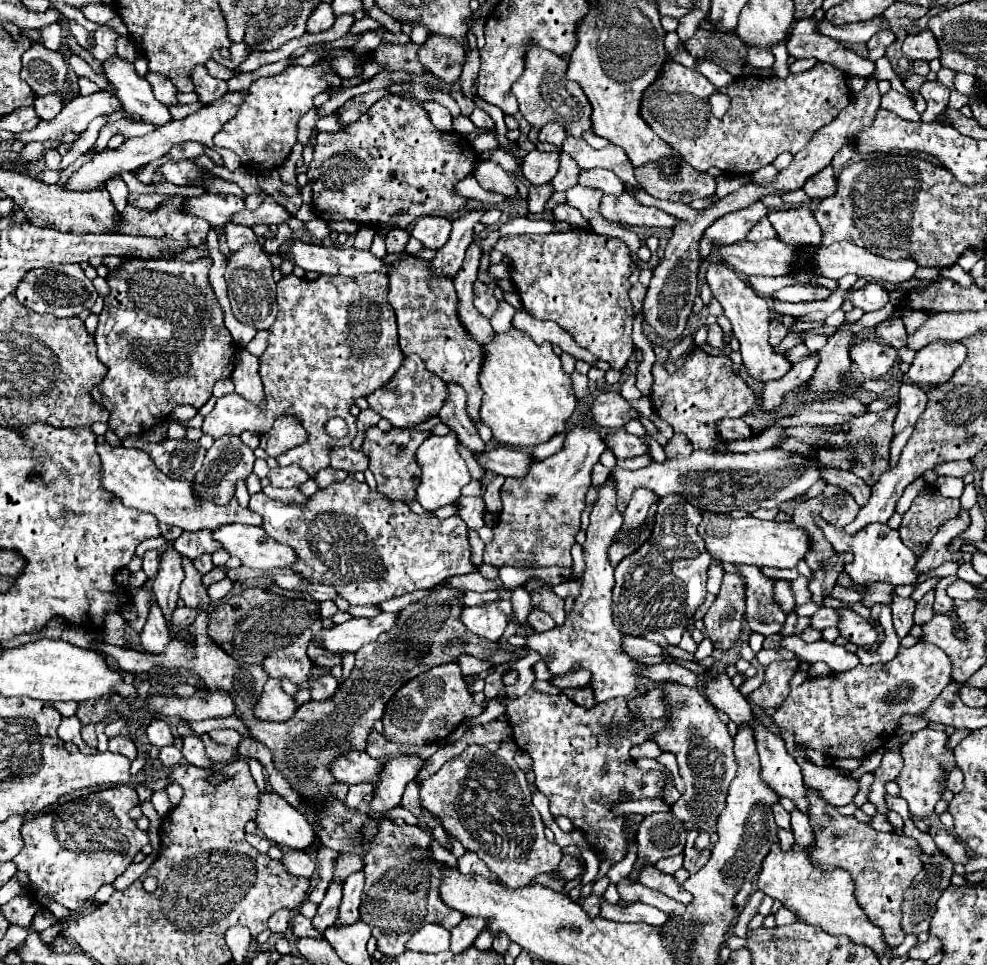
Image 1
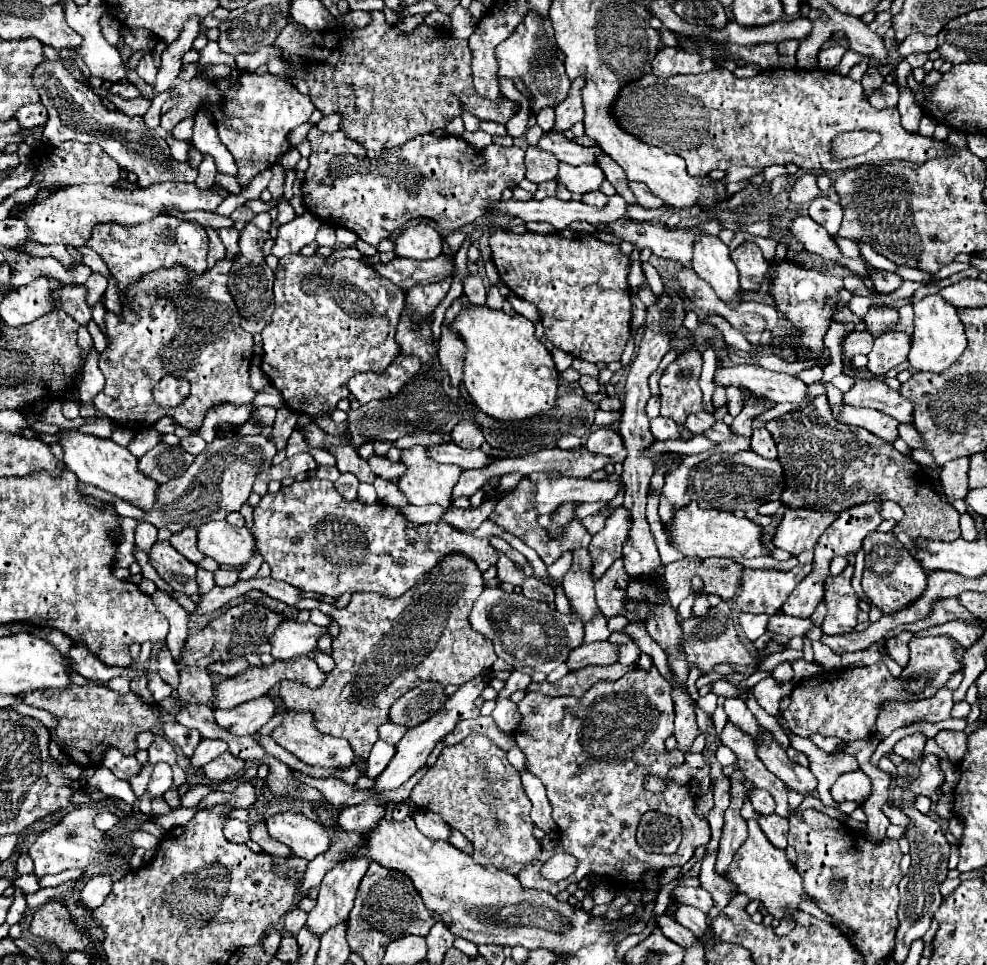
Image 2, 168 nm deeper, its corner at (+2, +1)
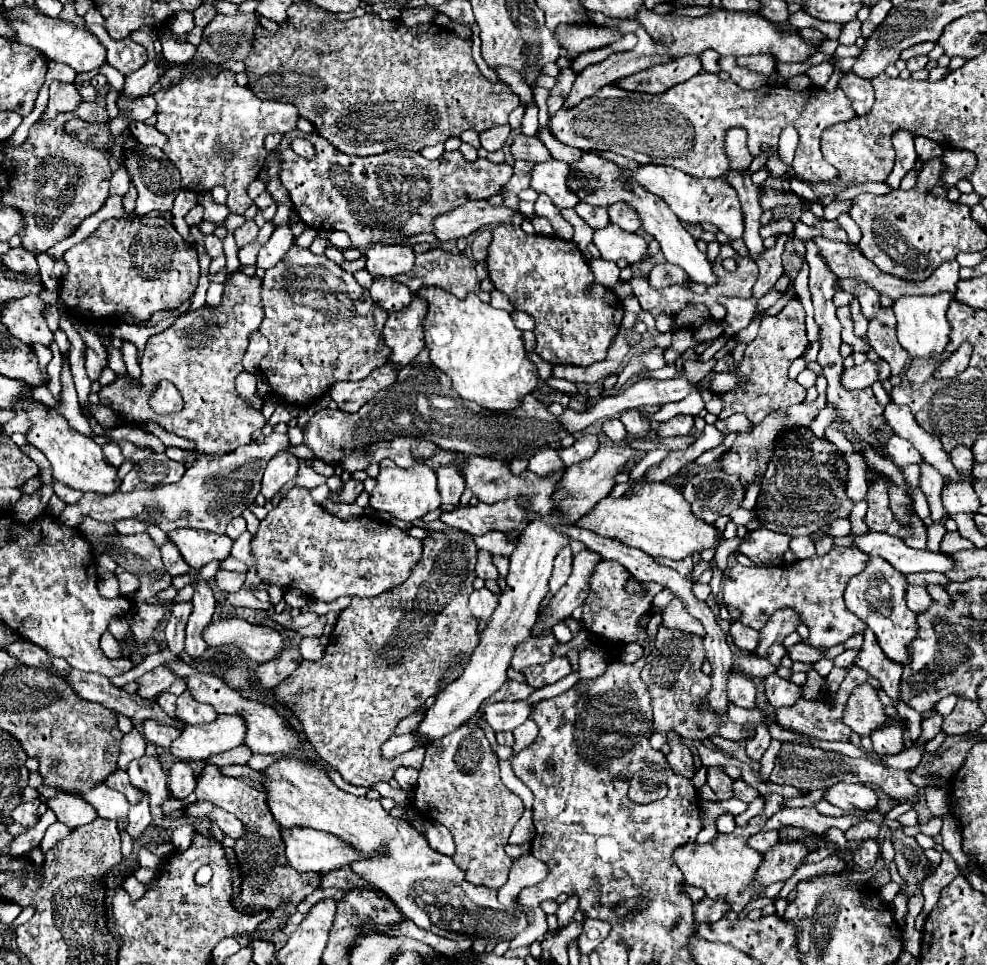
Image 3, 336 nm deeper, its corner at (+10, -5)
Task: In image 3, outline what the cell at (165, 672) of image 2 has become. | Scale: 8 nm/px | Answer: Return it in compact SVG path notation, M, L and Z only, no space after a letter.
M163 693L163 695L159 697L159 707L161 707L171 719L179 719L179 717L175 715L175 701L177 701L177 697L171 695L171 693Z

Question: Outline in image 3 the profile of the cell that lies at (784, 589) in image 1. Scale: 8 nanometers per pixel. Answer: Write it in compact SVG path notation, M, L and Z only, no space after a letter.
M837 547L819 557L813 555L791 565L781 563L777 567L731 567L723 577L723 601L729 607L741 611L741 623L751 629L763 629L767 619L779 609L793 609L801 623L809 627L809 641L817 649L829 649L833 645L845 643L851 635L863 633L865 625L845 609L843 591L851 577L859 575L869 561L869 555L861 553L855 547Z

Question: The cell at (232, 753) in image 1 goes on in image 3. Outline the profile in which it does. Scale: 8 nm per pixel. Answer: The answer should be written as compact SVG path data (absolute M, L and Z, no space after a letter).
M207 765L201 775L197 777L197 799L211 801L219 805L221 809L233 813L247 829L245 837L235 839L233 851L237 857L237 865L243 873L241 877L241 895L237 897L237 903L243 909L265 909L269 915L273 915L283 901L291 901L291 907L287 907L287 915L295 913L295 905L301 903L309 893L319 889L321 875L319 873L295 873L295 869L285 861L285 845L281 837L281 827L277 821L273 821L273 815L269 813L269 807L265 805L265 791L251 785L243 779L233 777L221 777L219 767Z

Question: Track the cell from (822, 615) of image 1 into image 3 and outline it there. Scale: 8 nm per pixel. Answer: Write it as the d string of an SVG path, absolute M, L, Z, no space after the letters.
M739 621L731 623L729 637L731 637L733 645L737 645L737 647L743 649L743 651L749 651L749 649L753 649L753 645L757 645L757 635L759 635L757 631L745 627L745 625L739 623Z

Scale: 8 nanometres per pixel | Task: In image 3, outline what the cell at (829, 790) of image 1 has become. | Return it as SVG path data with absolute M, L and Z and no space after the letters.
M839 783L833 789L829 789L823 799L843 811L853 811L853 809L871 811L877 805L877 791L861 783L851 783L851 785Z

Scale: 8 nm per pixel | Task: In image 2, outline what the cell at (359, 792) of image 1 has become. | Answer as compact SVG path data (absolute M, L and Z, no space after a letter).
M379 739L379 741L373 745L371 753L369 753L365 775L367 775L369 779L375 779L375 777L377 777L377 775L387 767L387 763L391 761L393 751L395 751L393 745L389 745L389 743L385 743L385 741Z

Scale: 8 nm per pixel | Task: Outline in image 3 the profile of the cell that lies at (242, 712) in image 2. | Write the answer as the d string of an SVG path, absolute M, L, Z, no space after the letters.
M217 717L209 725L185 725L181 735L171 743L169 753L179 761L205 761L213 755L235 749L245 739L241 717Z

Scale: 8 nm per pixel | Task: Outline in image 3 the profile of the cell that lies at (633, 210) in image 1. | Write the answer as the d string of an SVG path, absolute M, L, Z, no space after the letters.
M467 201L465 205L443 213L433 219L433 235L437 241L457 241L459 237L469 237L481 227L495 227L501 223L511 223L515 213L509 213L503 205L491 207L487 201Z

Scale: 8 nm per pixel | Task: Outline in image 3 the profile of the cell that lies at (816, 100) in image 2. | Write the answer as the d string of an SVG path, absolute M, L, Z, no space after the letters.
M699 73L697 77L675 85L669 93L659 95L633 93L615 85L601 87L593 97L583 99L579 105L559 109L549 119L549 131L563 145L577 147L581 151L613 151L627 159L635 159L641 165L669 165L699 179L713 179L723 177L729 171L729 159L723 149L727 129L733 125L745 127L749 135L749 151L757 157L763 143L773 147L771 155L777 155L781 129L785 125L793 125L799 131L797 161L793 163L795 175L805 183L819 183L837 179L837 171L823 159L819 137L823 129L833 123L849 121L849 117L855 117L855 113L839 87L833 93L825 93L817 87L797 93L777 85L747 91L731 79L721 81L717 75Z

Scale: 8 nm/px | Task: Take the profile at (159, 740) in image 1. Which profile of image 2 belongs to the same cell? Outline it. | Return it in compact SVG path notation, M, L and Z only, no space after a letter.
M155 735L155 741L149 747L149 763L155 765L159 761L165 761L169 765L175 763L175 749L163 735Z

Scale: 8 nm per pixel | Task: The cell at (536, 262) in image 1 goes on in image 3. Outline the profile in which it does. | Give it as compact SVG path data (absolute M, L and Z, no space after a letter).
M503 223L491 229L493 241L489 245L487 267L489 279L493 281L495 289L505 293L517 311L525 311L535 319L535 339L537 347L535 353L549 361L549 363L567 363L567 365L593 365L603 361L607 349L617 335L623 319L623 305L615 297L615 293L603 285L593 281L593 273L589 263L581 255L581 251L573 245L573 241L563 241L559 237L543 237L543 235L529 235L521 227L511 223Z

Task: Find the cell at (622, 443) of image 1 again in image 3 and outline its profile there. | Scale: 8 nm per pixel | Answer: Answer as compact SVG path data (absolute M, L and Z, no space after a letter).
M581 435L571 447L565 447L565 449L559 447L557 453L559 453L559 459L565 463L565 467L571 467L575 463L581 463L593 457L593 453L597 451L597 445L599 445L599 439L595 435Z

